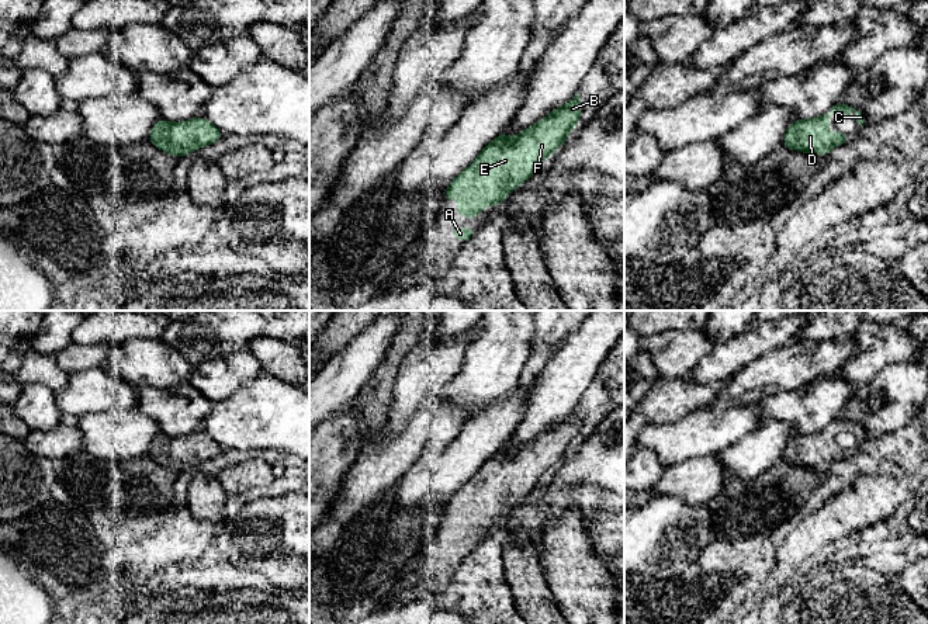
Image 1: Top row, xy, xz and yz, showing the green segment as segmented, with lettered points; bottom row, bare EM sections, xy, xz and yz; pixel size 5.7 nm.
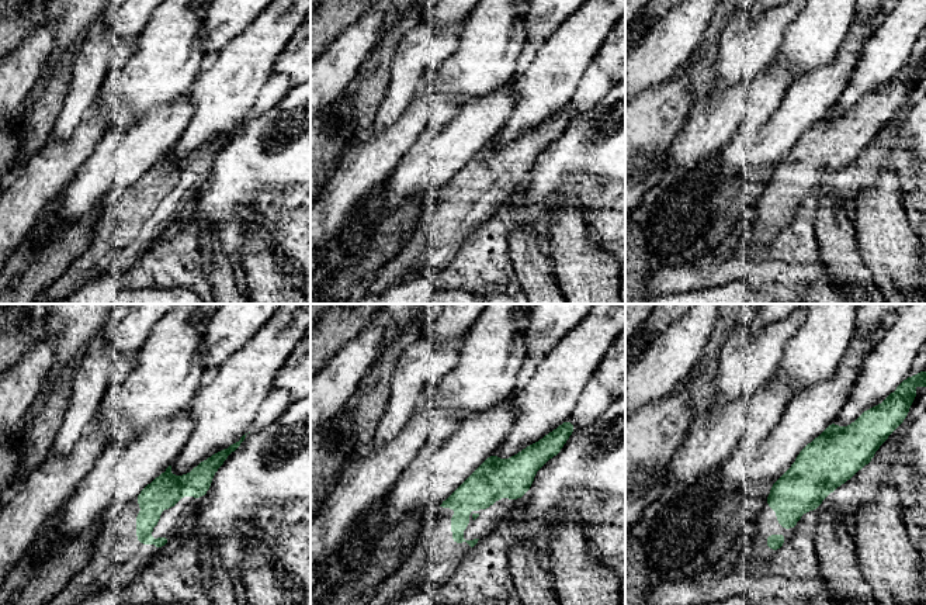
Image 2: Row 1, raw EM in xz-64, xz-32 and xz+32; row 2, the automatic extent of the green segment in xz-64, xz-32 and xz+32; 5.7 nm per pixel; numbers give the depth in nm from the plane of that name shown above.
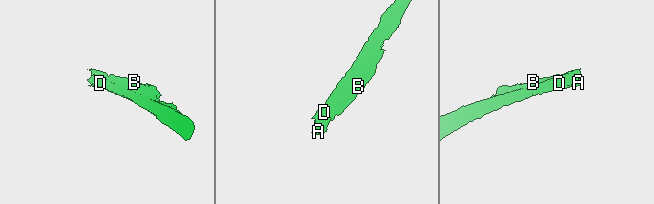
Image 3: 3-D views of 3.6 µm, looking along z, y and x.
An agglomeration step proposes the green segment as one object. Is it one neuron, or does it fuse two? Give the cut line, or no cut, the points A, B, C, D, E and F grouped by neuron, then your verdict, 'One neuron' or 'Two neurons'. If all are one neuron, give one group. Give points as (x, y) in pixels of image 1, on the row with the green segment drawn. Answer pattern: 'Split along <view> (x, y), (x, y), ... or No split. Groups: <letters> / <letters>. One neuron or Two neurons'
No split. Groups: A B C D E F. One neuron

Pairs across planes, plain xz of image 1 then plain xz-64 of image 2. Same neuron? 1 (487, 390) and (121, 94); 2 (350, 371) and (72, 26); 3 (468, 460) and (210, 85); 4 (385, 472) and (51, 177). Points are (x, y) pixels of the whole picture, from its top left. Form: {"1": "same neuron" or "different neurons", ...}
{"1": "same neuron", "2": "different neurons", "3": "different neurons", "4": "same neuron"}

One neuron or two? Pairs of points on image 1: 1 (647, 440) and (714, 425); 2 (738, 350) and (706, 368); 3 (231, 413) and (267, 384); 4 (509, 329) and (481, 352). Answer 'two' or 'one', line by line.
1: one
2: one
3: one
4: one

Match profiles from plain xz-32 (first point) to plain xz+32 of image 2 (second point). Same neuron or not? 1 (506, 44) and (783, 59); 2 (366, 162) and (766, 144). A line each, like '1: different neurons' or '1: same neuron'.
1: same neuron
2: different neurons

